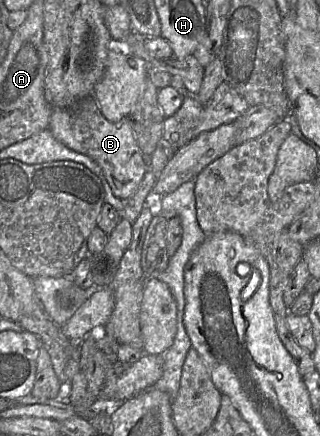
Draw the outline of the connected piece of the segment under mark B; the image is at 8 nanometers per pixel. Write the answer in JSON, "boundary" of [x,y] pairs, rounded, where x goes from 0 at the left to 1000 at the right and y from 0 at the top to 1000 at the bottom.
{"boundary":[[[284,213],[216,245],[166,248],[153,296],[184,326],[309,376],[363,452],[397,459],[425,440],[456,397],[456,358],[422,319],[406,266],[363,282],[338,278]]]}

